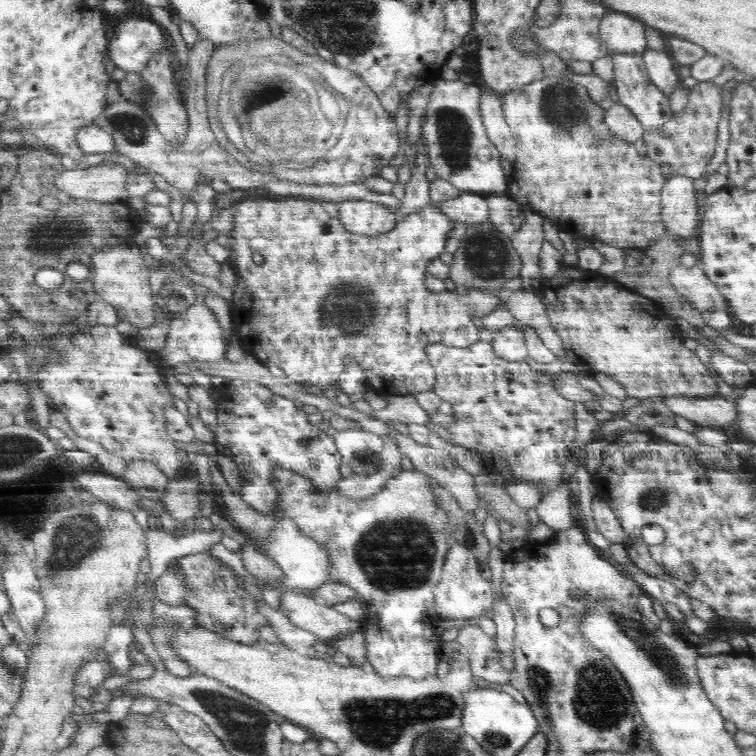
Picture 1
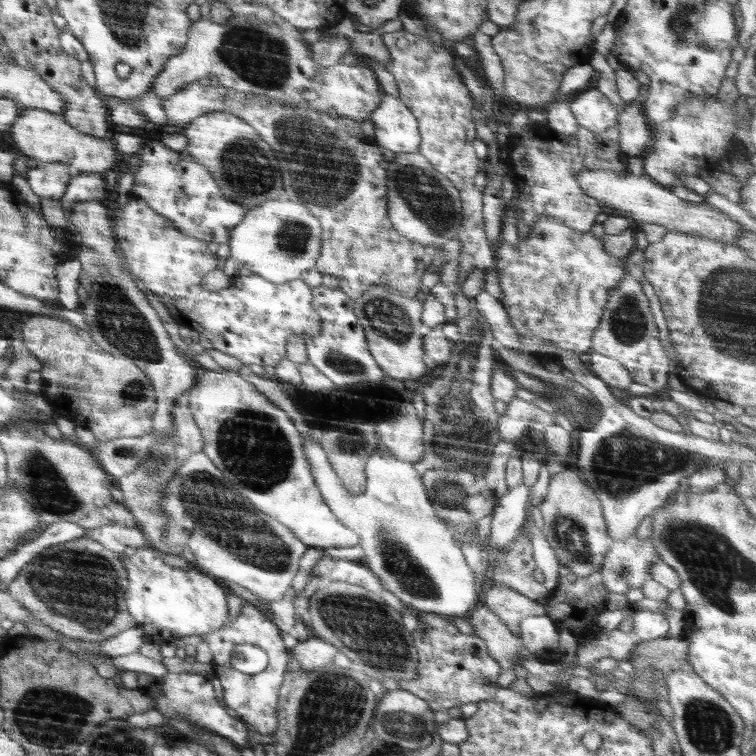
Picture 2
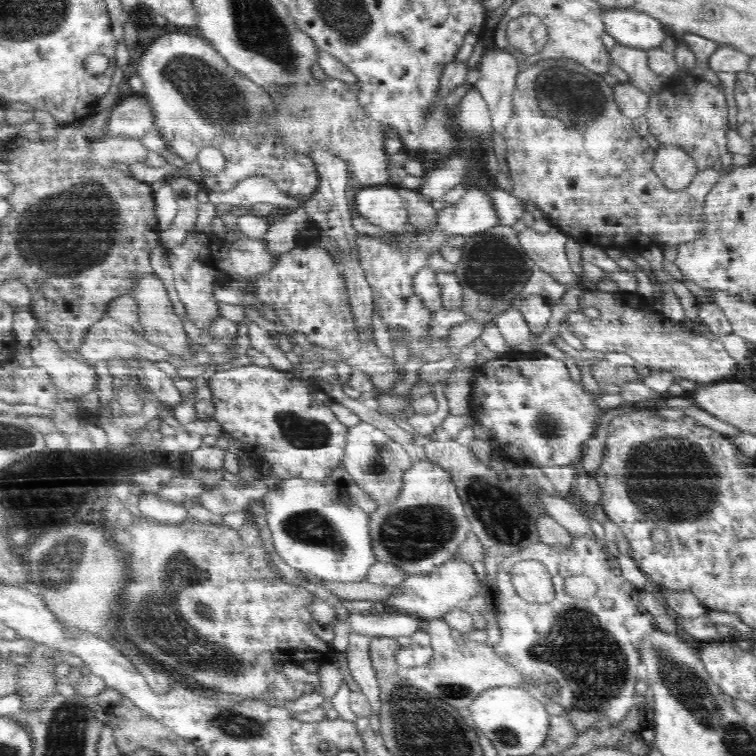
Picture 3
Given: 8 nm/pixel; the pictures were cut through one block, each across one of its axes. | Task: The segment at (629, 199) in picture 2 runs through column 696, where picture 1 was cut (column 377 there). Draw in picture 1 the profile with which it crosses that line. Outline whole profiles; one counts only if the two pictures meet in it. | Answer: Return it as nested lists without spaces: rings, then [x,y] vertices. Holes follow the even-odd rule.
[[[345,200],[337,207],[338,220],[352,234],[378,236],[392,230],[400,220],[387,206],[366,200]]]

